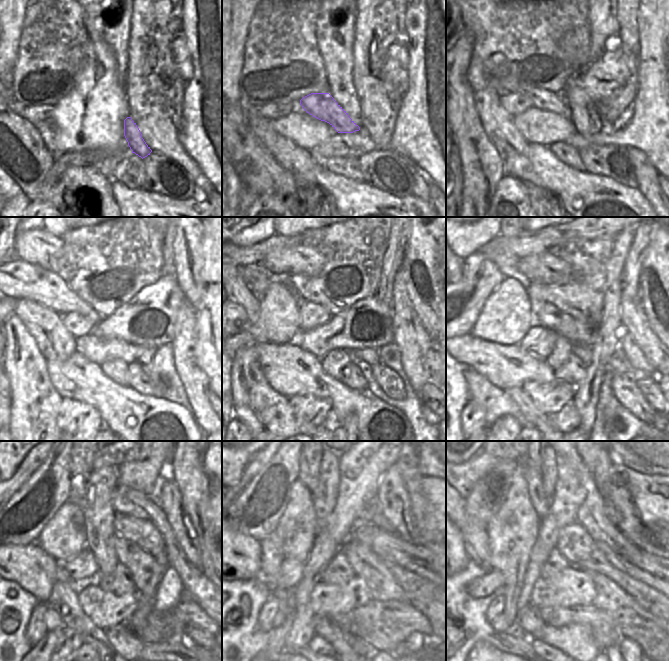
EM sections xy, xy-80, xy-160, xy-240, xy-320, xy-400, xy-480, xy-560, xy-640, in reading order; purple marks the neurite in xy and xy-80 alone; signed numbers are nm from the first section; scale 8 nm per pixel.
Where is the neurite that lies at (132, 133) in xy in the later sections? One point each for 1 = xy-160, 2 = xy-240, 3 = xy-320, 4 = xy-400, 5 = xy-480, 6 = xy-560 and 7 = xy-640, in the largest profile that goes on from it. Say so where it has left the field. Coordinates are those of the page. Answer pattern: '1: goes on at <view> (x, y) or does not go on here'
1: goes on at xy-160 (544, 99)
2: goes on at xy-240 (18, 279)
3: goes on at xy-320 (253, 274)
4: goes on at xy-400 (473, 282)
5: goes on at xy-480 (18, 511)
6: goes on at xy-560 (242, 509)
7: goes on at xy-640 (472, 514)

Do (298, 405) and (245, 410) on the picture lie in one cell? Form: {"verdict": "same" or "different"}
{"verdict": "different"}

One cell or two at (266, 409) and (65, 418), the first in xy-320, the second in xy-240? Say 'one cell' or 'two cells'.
two cells

